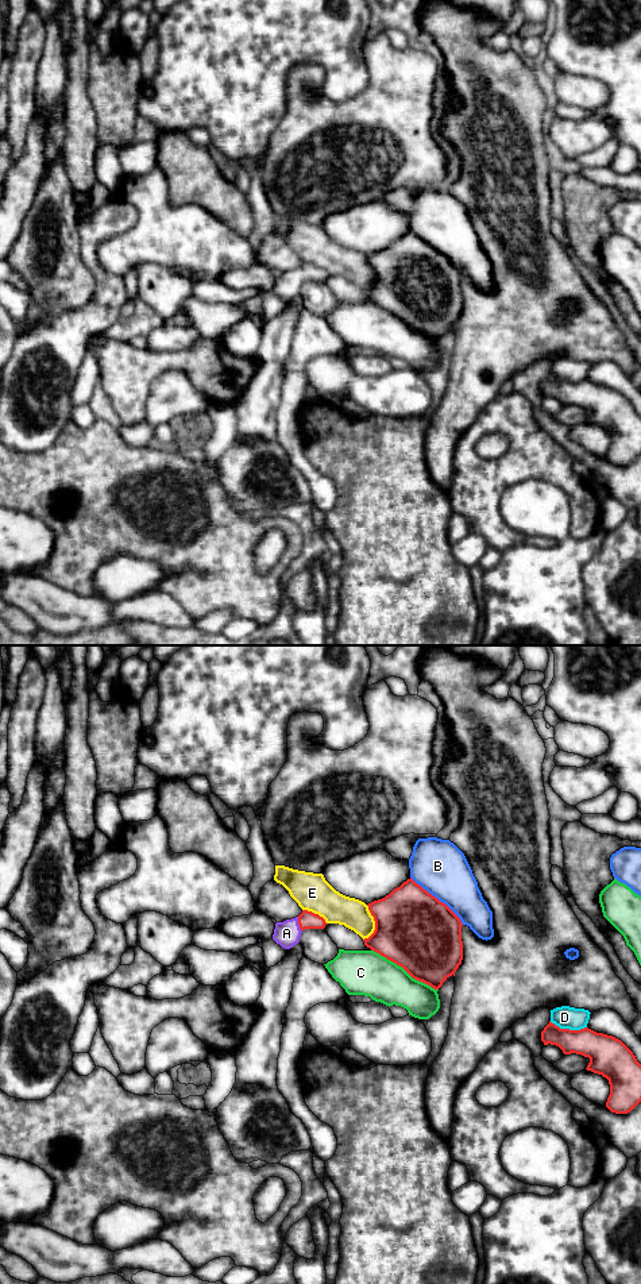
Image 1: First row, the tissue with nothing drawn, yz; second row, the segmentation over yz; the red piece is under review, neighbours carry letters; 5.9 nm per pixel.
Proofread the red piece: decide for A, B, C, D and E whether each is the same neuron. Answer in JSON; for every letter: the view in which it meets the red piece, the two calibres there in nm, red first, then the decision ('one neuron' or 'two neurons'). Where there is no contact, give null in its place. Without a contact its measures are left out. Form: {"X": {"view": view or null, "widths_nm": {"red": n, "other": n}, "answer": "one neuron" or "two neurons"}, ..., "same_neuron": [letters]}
{"A": {"view": "yz", "widths_nm": {"red": 110, "other": 150}, "answer": "one neuron"}, "B": {"view": "yz", "widths_nm": {"red": 460, "other": 320}, "answer": "two neurons"}, "C": {"view": "yz", "widths_nm": {"red": 460, "other": 280}, "answer": "two neurons"}, "D": {"view": "yz", "widths_nm": {"red": 200, "other": 140}, "answer": "two neurons"}, "E": {"view": "yz", "widths_nm": {"red": 460, "other": 180}, "answer": "two neurons"}, "same_neuron": ["A"]}

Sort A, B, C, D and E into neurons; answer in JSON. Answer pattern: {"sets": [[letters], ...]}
{"sets": [["A"], ["B"], ["C"], ["D"], ["E"]]}

